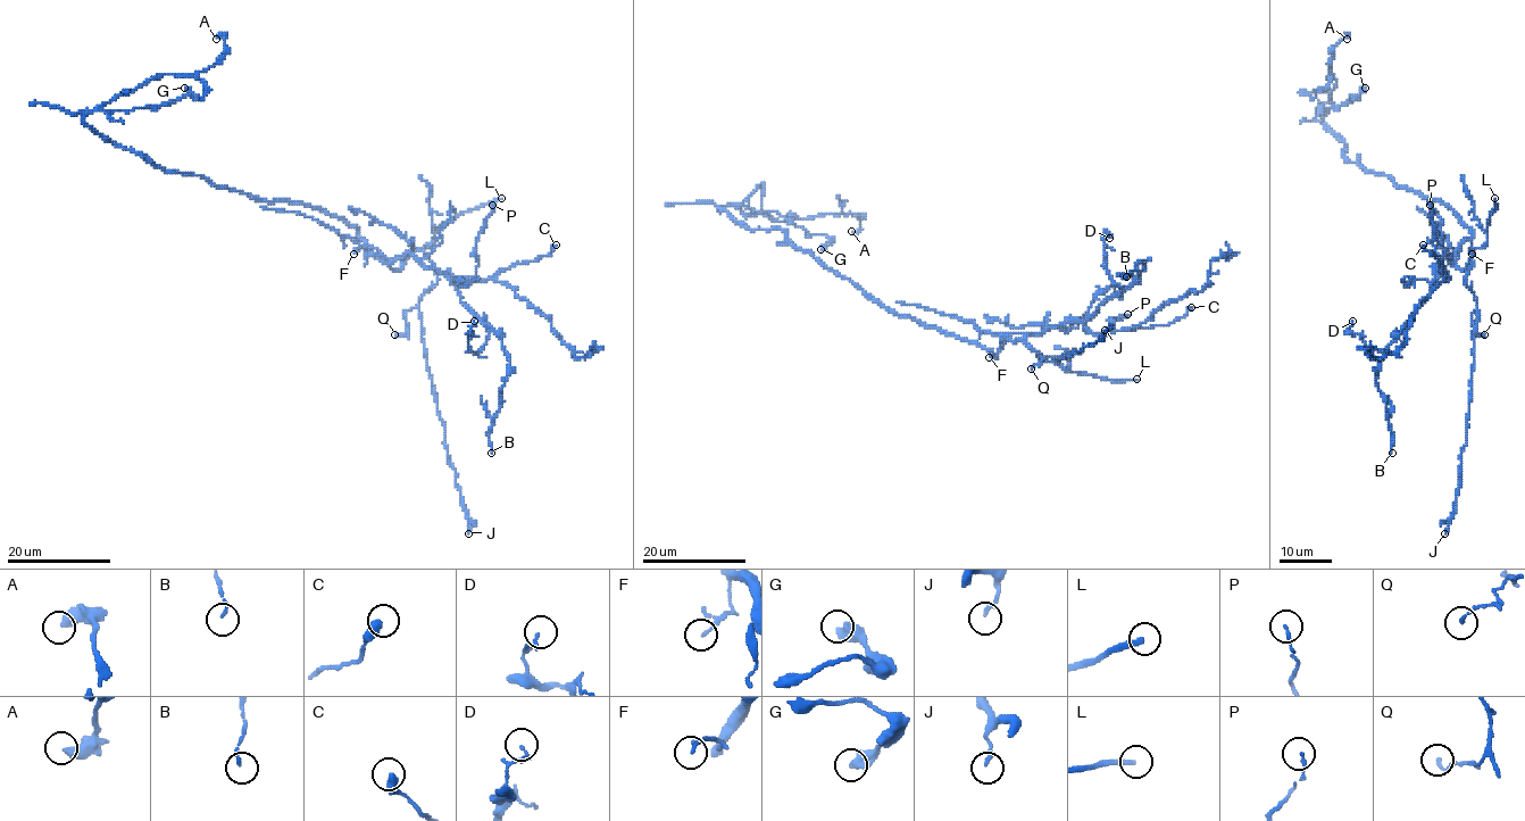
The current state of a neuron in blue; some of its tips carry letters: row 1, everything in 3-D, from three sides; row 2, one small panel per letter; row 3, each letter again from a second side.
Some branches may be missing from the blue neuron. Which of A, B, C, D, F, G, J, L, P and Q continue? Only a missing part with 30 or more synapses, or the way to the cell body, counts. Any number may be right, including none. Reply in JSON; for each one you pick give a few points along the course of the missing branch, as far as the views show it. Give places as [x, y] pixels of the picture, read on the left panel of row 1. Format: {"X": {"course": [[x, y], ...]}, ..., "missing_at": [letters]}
{"missing_at": ["L"]}

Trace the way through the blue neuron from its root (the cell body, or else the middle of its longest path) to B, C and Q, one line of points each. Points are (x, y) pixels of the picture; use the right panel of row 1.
B: (1444, 204), (1471, 237), (1452, 262), (1443, 255), (1426, 298), (1380, 362), (1376, 383), (1385, 401), (1392, 453)
C: (1444, 204), (1471, 233), (1457, 258), (1451, 262), (1444, 254), (1435, 268), (1447, 280), (1441, 263), (1423, 245)
Q: (1444, 204), (1471, 233), (1456, 264), (1464, 270), (1471, 250), (1464, 282), (1476, 298), (1473, 333), (1484, 334)

